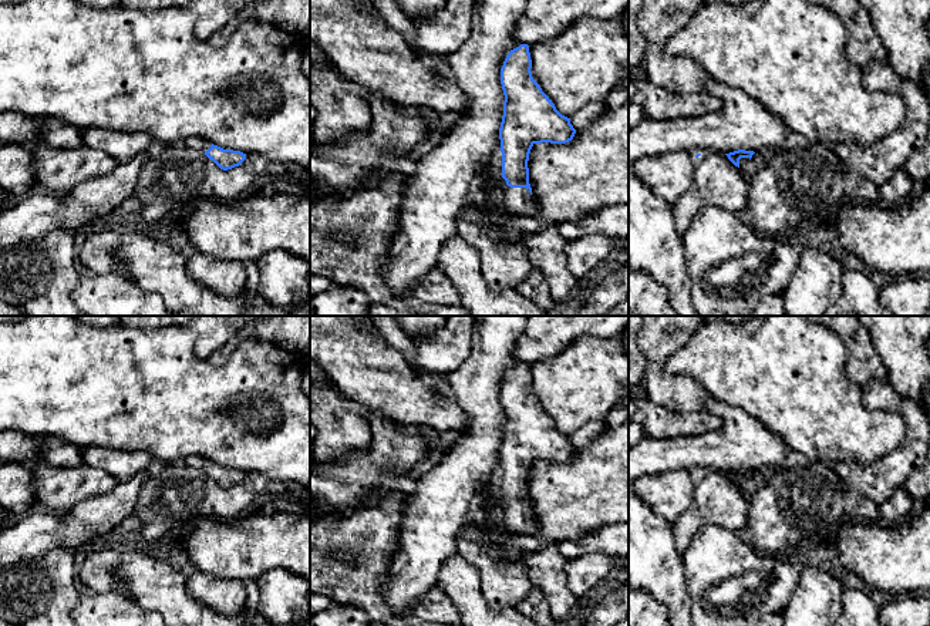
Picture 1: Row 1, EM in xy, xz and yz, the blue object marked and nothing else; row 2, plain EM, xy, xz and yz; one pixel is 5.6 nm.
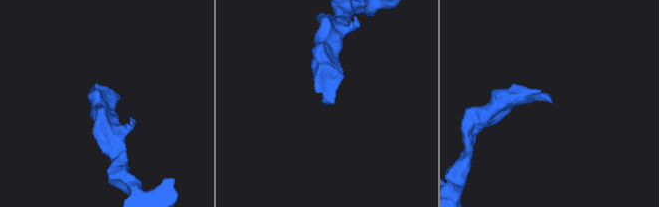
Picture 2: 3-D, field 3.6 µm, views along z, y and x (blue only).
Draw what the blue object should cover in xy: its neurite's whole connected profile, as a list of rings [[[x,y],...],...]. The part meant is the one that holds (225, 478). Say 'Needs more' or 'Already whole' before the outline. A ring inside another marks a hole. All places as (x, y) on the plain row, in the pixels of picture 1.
Needs more. [[[192,454],[182,462],[191,468],[202,470],[223,489],[239,485],[246,478],[246,472],[233,468],[223,468],[218,464],[210,462],[199,454]]]

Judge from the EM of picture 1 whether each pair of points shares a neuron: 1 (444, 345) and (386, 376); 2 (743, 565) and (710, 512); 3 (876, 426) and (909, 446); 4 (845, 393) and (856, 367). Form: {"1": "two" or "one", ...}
{"1": "two", "2": "two", "3": "two", "4": "two"}

